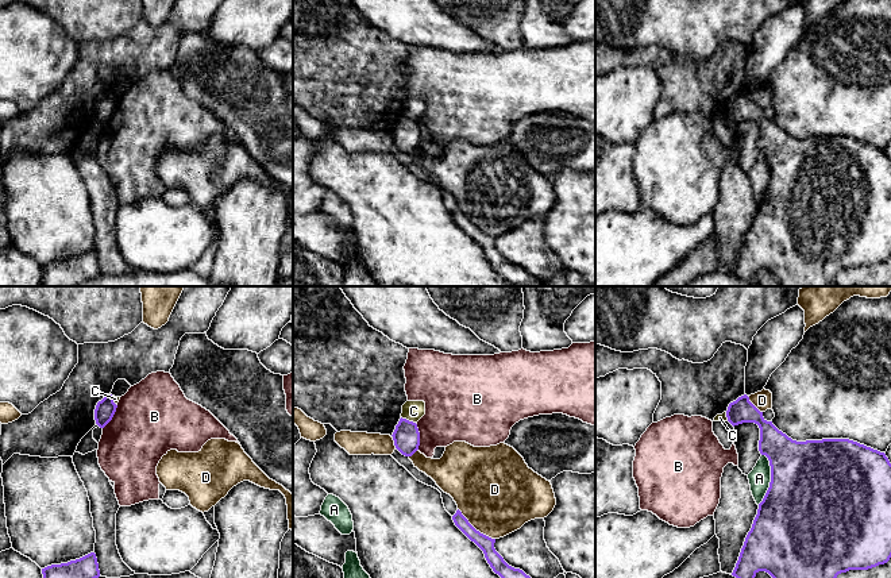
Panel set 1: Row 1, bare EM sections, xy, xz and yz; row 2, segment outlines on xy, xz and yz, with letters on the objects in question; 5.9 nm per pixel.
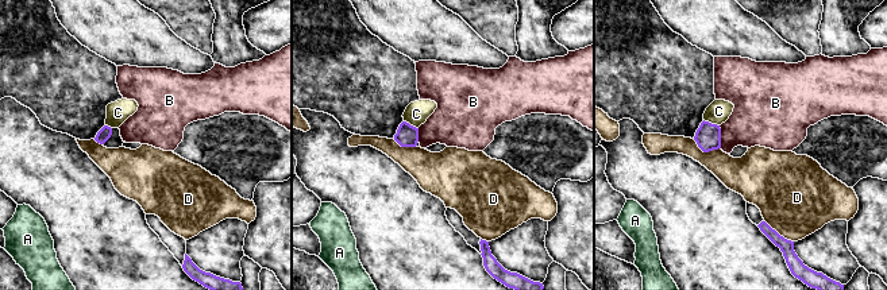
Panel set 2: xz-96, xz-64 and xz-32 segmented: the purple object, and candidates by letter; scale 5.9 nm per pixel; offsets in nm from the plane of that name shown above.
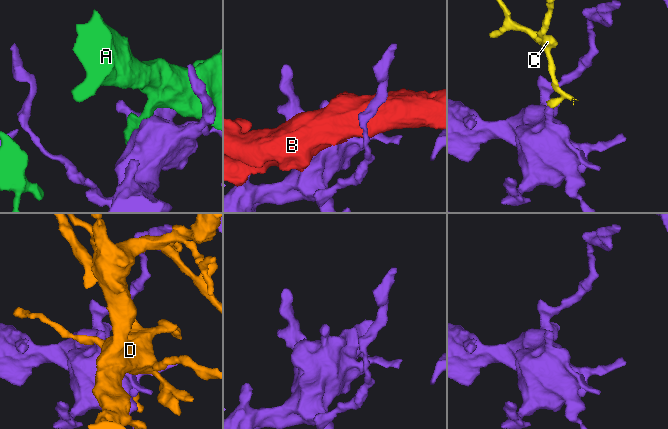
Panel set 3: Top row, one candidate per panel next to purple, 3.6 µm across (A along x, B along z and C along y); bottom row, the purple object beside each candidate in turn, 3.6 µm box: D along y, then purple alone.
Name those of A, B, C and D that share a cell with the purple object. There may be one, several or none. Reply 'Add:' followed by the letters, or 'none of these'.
Add: none of these

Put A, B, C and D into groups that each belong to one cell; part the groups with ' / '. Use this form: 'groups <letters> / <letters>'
groups A / B / C / D

